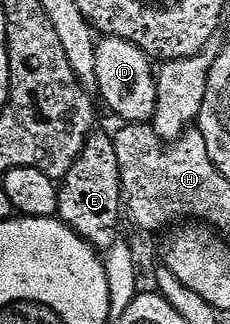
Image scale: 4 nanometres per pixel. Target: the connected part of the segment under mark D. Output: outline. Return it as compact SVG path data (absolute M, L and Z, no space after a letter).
M104 36L96 44L98 96L123 120L123 123L147 123L157 107L158 83L152 58L125 39Z

